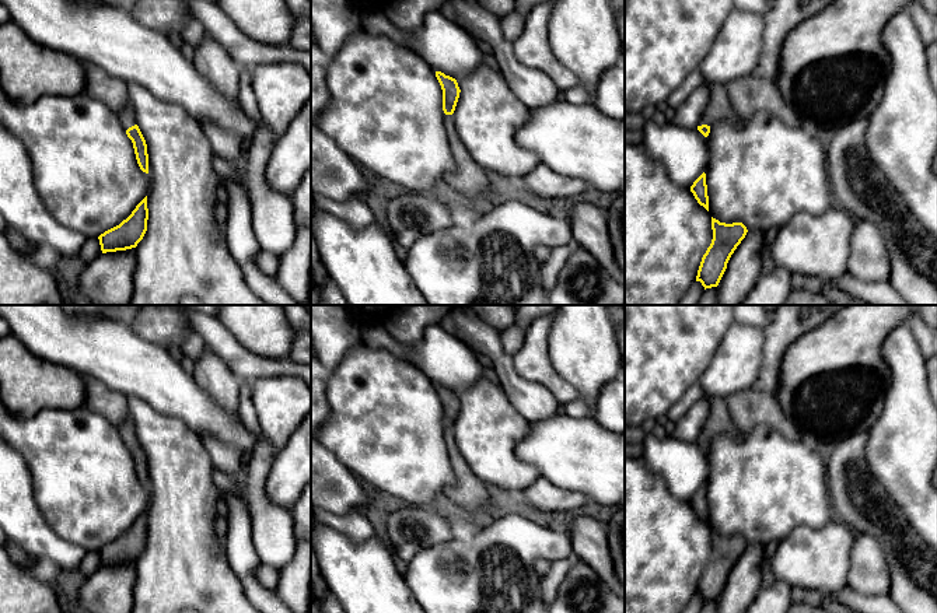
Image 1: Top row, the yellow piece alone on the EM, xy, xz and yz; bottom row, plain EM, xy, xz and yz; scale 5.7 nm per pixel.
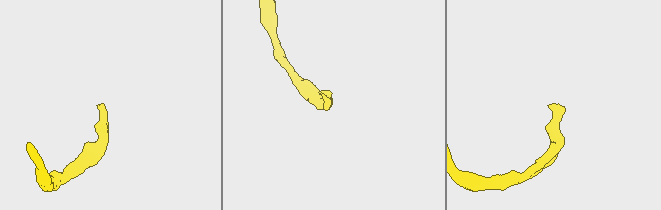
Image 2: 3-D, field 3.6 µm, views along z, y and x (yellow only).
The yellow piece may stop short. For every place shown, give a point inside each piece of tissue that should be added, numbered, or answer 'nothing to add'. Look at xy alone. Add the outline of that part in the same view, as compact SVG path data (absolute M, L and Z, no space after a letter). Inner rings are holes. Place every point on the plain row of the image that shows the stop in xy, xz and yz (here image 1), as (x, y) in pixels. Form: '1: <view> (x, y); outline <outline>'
1: xy (126, 430); outline M129 417L127 420L125 420L119 427L119 434L123 439L125 444L127 444L129 441L137 438L136 437L136 431L134 431L134 421L132 417Z

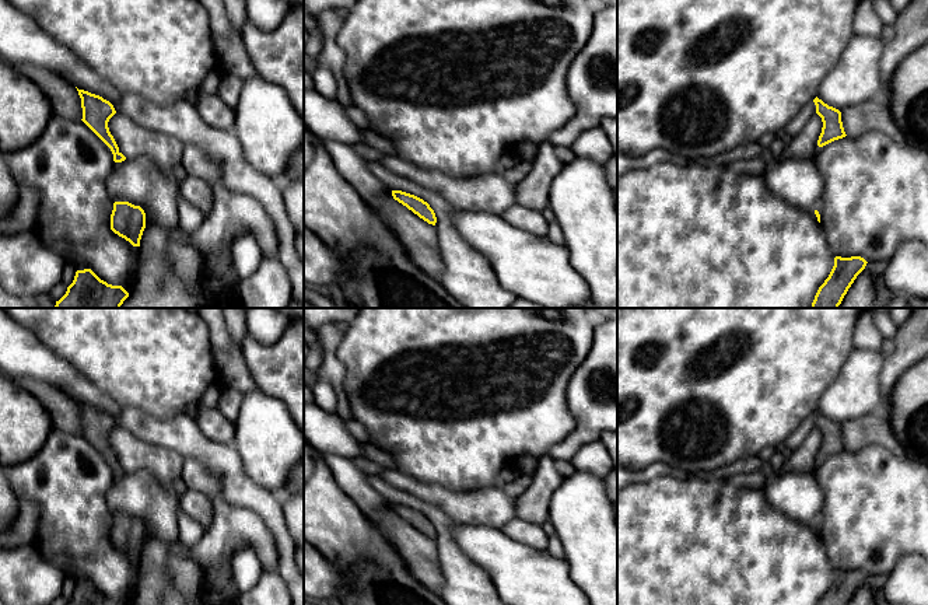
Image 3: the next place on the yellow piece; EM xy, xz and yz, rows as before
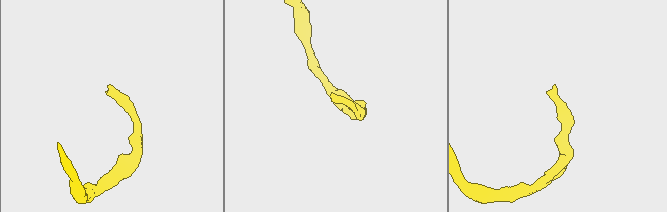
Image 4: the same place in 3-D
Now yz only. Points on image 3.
nothing to add

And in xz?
nothing to add

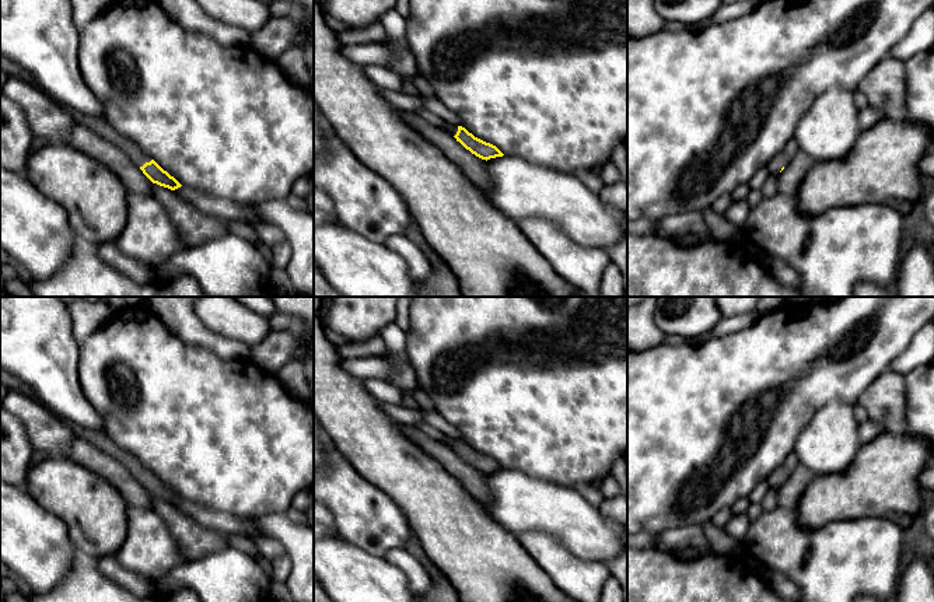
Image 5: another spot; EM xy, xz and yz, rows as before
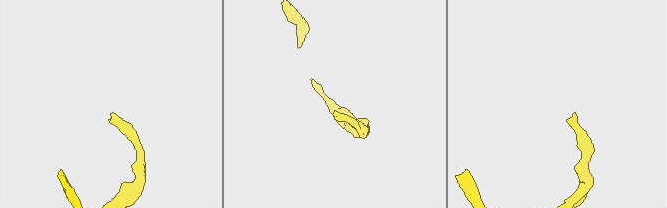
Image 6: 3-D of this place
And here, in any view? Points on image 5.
1: xy (129, 461); outline M63 420L63 423L74 433L77 438L87 440L109 456L118 459L132 473L134 479L143 480L146 476L151 475L151 472L147 468L144 468L133 454L118 447L105 434L98 431L91 433L66 420Z

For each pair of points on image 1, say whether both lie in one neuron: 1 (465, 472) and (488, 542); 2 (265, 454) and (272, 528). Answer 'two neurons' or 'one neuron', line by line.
1: two neurons
2: one neuron

